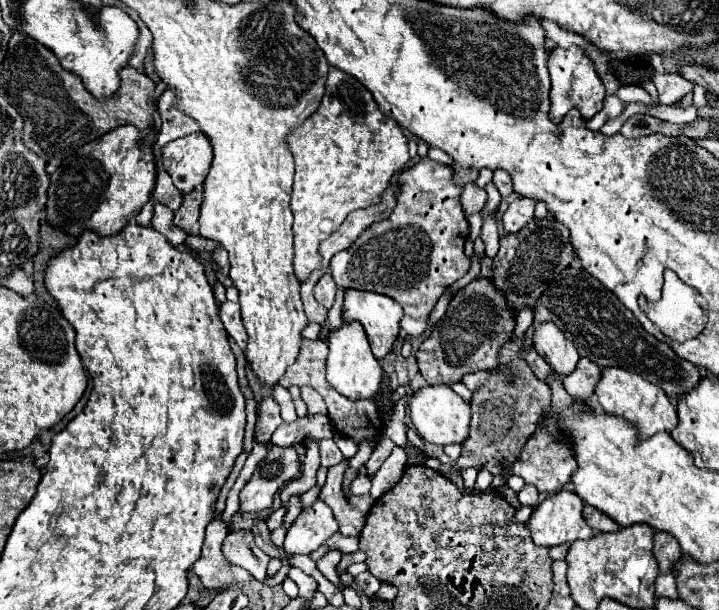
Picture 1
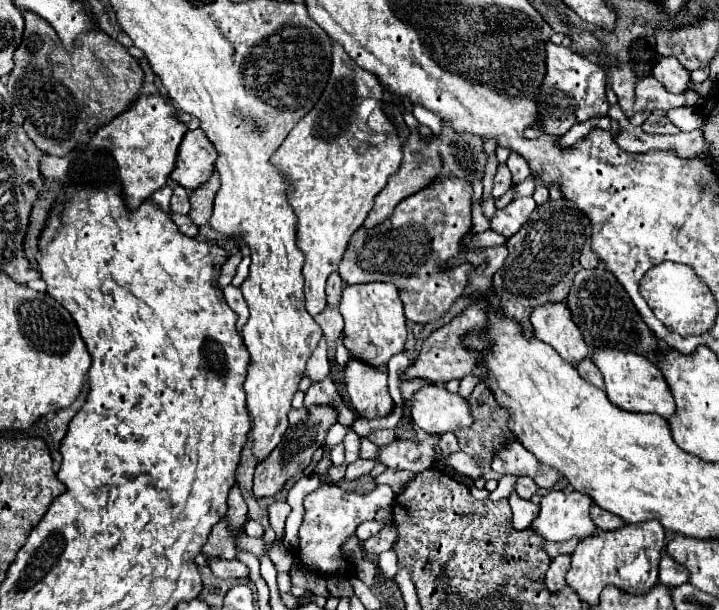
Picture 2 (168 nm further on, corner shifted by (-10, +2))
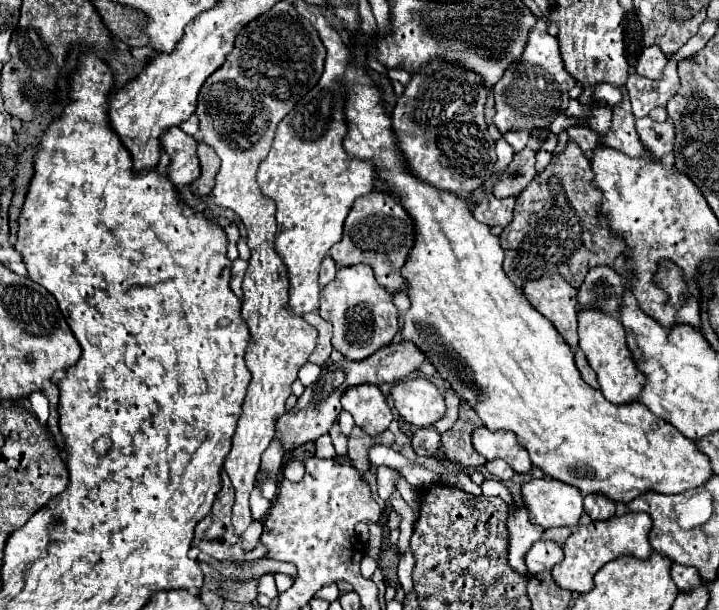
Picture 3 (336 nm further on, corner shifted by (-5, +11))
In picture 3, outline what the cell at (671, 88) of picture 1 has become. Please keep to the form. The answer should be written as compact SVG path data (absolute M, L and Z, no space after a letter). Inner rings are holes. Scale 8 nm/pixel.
M651 45L641 53L637 63L637 73L649 79L659 79L663 77L663 69L667 67L667 61L669 57L657 45Z

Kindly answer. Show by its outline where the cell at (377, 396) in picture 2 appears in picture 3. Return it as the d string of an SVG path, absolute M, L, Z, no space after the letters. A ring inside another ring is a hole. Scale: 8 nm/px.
M363 383L347 389L347 393L343 393L341 397L341 405L369 435L385 431L393 419L391 407L377 385Z

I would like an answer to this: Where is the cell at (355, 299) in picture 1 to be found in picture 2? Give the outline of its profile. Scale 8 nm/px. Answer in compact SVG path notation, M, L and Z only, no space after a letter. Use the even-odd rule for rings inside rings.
M390 282L344 286L338 308L344 318L344 346L348 348L350 356L376 370L386 370L388 360L402 352L406 342L406 318L396 286Z

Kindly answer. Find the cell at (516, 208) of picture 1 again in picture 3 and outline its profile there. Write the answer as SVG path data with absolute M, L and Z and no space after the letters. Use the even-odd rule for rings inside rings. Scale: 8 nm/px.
M493 195L483 197L481 203L477 205L477 209L473 211L473 217L489 227L493 227L493 225L505 227L513 217L515 201L517 201L515 197L507 197L507 199L497 199Z

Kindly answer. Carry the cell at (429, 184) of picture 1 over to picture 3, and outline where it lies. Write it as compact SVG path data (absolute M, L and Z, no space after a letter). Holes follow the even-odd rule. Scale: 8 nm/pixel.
M369 193L355 201L355 207L345 219L343 239L329 251L331 259L337 267L351 267L357 263L367 263L373 267L377 281L389 291L399 293L407 291L409 285L401 275L401 267L405 265L409 251L415 245L415 221L393 193Z

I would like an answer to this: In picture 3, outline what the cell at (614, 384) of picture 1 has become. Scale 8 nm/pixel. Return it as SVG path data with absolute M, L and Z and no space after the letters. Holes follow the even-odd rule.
M599 311L579 313L579 347L585 353L593 371L597 373L601 393L605 395L607 401L611 403L639 401L639 393L643 391L647 377L643 377L639 367L635 365L635 359L631 357L631 351L627 349L625 329L617 319L607 317L605 313L599 313Z

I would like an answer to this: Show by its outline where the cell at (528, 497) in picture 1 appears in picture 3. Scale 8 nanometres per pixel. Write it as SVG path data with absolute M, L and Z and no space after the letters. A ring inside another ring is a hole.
M489 461L487 463L487 471L491 473L491 475L495 475L497 479L501 479L501 481L509 481L513 475L515 475L515 471L511 469L511 465L507 465L505 461Z

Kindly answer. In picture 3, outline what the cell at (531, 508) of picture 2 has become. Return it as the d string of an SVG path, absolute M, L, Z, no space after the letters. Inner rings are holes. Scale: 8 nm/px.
M513 501L513 511L507 517L507 529L509 529L509 565L519 571L519 573L527 573L525 567L525 553L527 549L531 549L531 545L541 537L543 529L539 525L533 525L529 521L529 513L527 507L519 507Z

